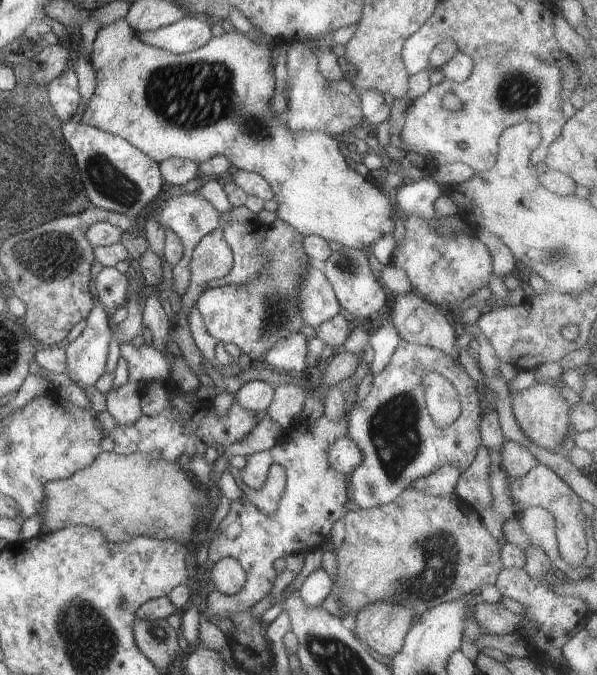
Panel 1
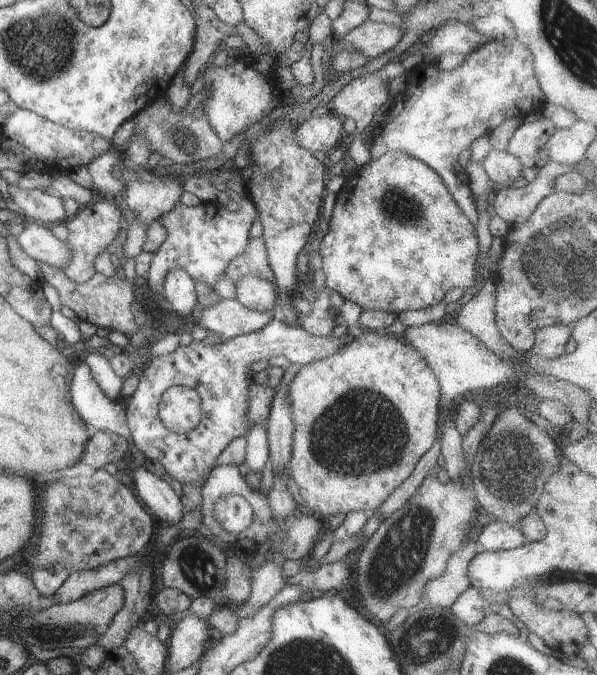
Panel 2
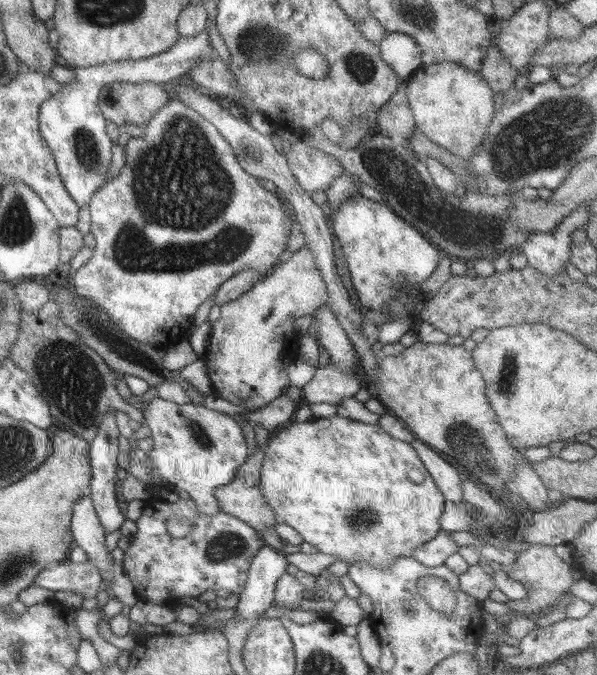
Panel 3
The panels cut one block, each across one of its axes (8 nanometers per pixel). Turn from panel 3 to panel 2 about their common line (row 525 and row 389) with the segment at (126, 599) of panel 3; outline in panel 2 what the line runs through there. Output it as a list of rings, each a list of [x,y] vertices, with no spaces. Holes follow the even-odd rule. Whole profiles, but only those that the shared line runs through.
[[[80,359],[80,364],[73,368],[73,379],[71,382],[71,400],[76,412],[88,426],[94,426],[98,431],[110,431],[122,438],[130,438],[131,434],[127,425],[125,402],[127,398],[112,401],[102,392],[102,388],[96,384],[96,380],[90,372],[90,367]]]

